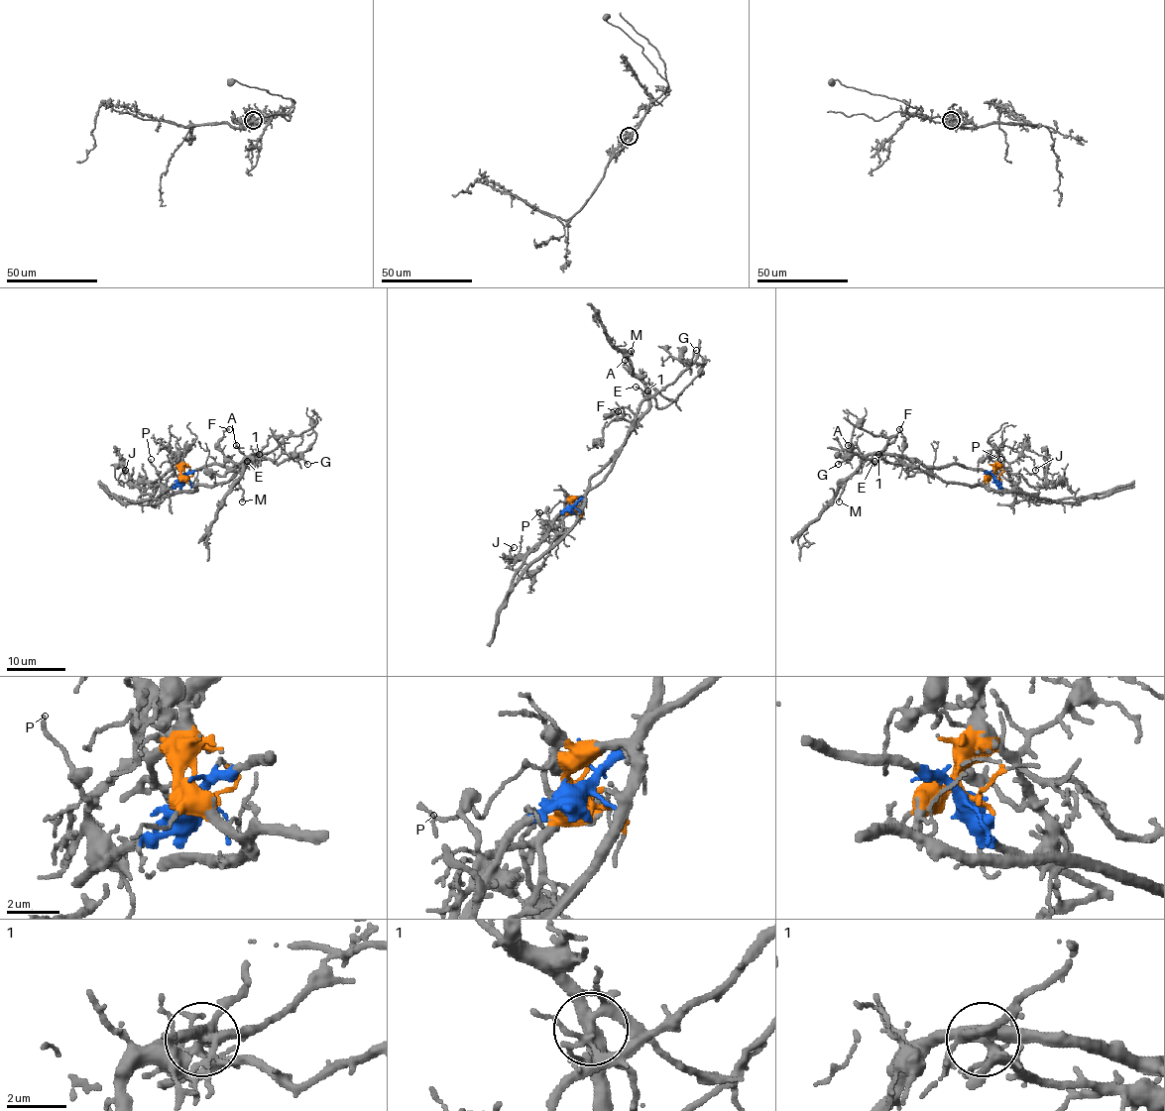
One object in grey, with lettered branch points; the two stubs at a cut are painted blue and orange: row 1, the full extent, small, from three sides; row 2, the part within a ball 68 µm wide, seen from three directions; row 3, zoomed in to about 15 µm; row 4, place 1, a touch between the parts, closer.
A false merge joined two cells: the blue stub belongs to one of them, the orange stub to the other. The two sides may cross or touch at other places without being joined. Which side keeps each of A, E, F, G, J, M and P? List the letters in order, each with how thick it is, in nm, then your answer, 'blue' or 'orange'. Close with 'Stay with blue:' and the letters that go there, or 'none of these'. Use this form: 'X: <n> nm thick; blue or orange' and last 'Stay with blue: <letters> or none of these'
A: 120 nm thick; blue
E: 120 nm thick; orange
F: 120 nm thick; orange
G: 120 nm thick; orange
J: 190 nm thick; orange
M: 150 nm thick; blue
P: 120 nm thick; orange
Stay with blue: A, M

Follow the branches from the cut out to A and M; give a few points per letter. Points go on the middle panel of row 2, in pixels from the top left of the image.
A: (572, 507), (584, 494), (589, 480), (647, 407), (647, 388), (627, 368), (624, 359)
M: (572, 507), (584, 494), (589, 480), (647, 407), (647, 388), (633, 374), (627, 358), (630, 351)

